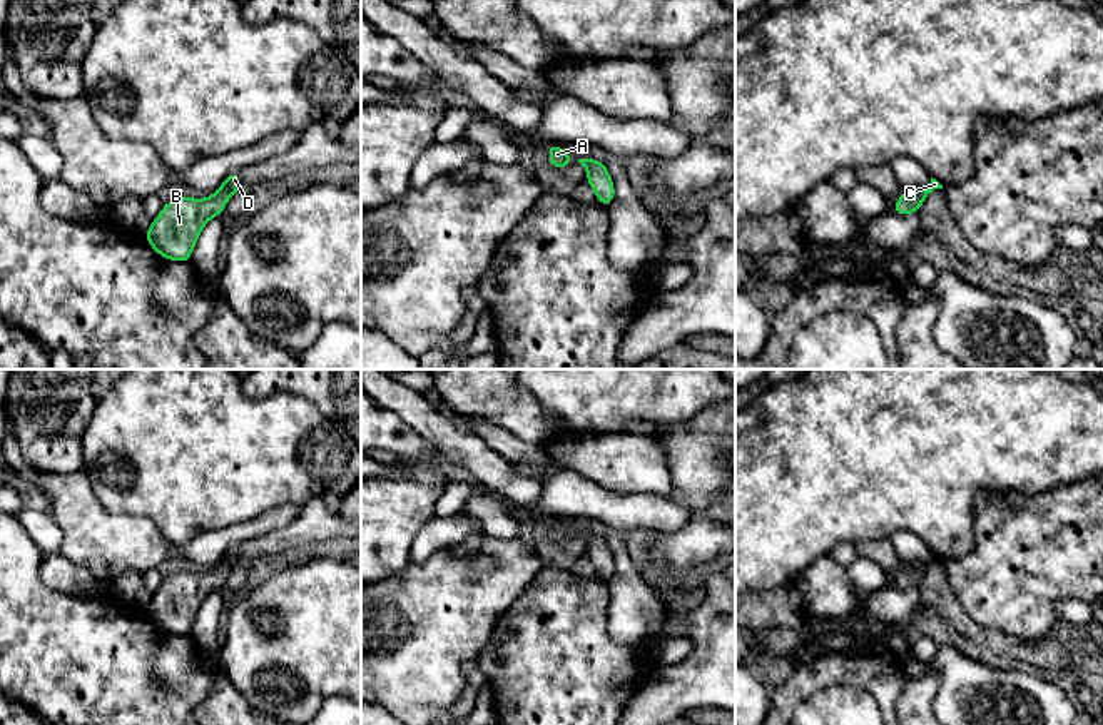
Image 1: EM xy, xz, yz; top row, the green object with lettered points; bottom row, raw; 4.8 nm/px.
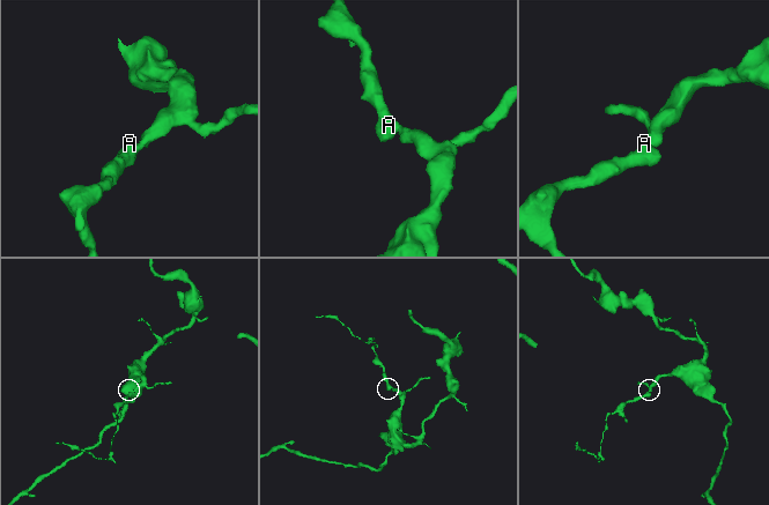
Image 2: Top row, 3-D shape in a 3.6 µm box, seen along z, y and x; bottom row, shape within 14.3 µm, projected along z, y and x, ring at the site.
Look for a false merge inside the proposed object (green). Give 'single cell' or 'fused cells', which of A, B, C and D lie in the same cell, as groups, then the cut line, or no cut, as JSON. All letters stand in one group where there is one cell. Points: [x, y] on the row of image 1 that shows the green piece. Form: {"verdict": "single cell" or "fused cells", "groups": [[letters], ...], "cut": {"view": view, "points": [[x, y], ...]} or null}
{"verdict": "single cell", "groups": [["A", "B", "C", "D"]], "cut": null}

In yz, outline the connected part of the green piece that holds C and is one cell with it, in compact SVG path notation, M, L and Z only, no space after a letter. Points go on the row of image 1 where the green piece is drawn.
M931 177L931 185L928 189L904 190L902 195L896 200L892 212L897 215L911 215L917 212L934 189L943 189L943 185Z

